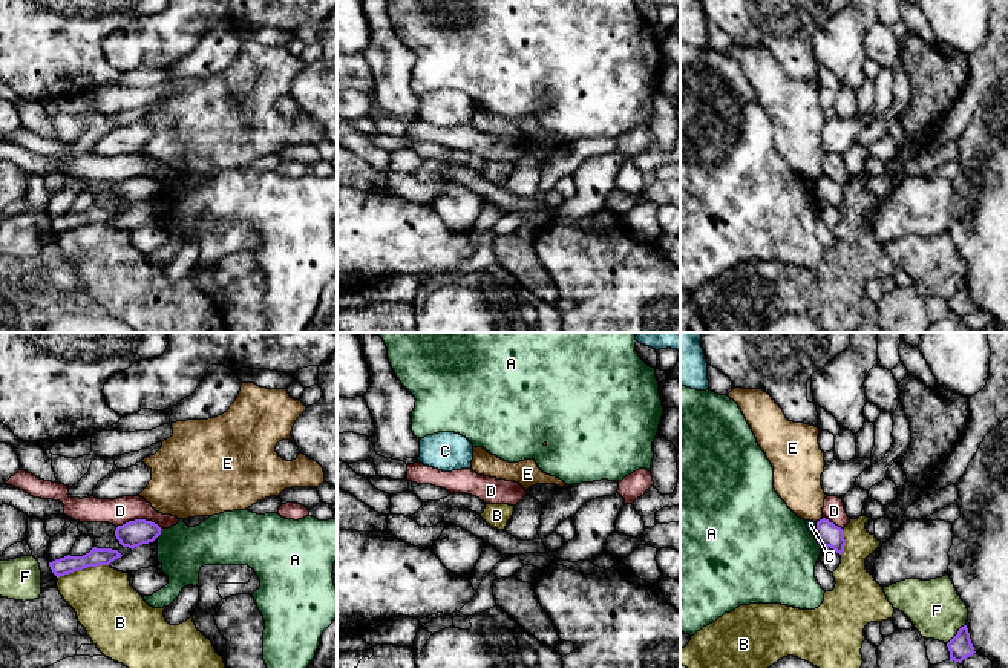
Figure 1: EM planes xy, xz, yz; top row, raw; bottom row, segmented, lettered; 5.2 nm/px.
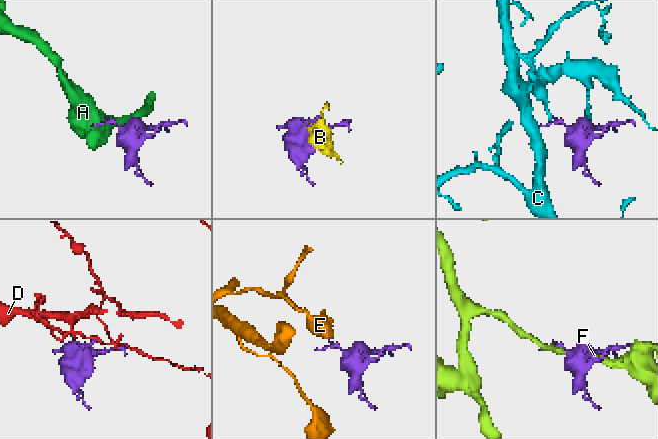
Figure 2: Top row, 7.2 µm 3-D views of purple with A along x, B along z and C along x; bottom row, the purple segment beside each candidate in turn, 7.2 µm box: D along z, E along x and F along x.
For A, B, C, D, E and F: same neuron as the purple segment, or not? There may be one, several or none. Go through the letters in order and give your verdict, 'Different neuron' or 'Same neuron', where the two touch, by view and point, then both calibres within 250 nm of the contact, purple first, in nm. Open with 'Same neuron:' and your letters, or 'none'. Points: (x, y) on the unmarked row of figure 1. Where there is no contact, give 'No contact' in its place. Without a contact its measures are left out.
Same neuron: none
A: Different neuron. Touches purple at yz (817, 196). Thickness 130 nm (purple) against 460 nm
B: Different neuron. Touches purple at xy (83, 224). Thickness 100 nm (purple) against 320 nm
C: Different neuron. Touches purple at yz (815, 186). Thickness 130 nm (purple) against 50 nm
D: Different neuron. Touches purple at xy (140, 176). Thickness 140 nm (purple) against 140 nm
E: Different neuron. Touches purple at yz (820, 176). Thickness 130 nm (purple) against 260 nm
F: Different neuron. Touches purple at yz (958, 290). Thickness 120 nm (purple) against 280 nm

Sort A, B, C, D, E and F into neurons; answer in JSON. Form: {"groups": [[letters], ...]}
{"groups": [["A"], ["B"], ["C"], ["D"], ["E"], ["F"]]}

